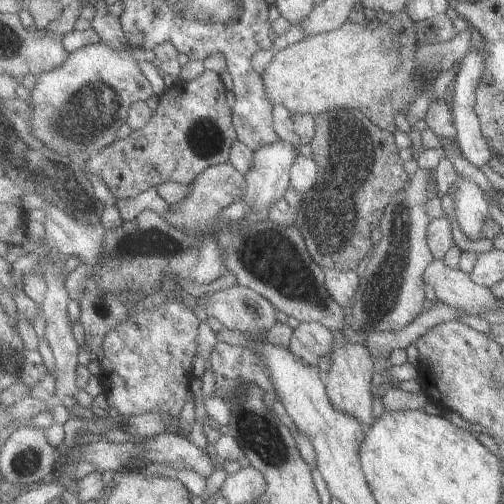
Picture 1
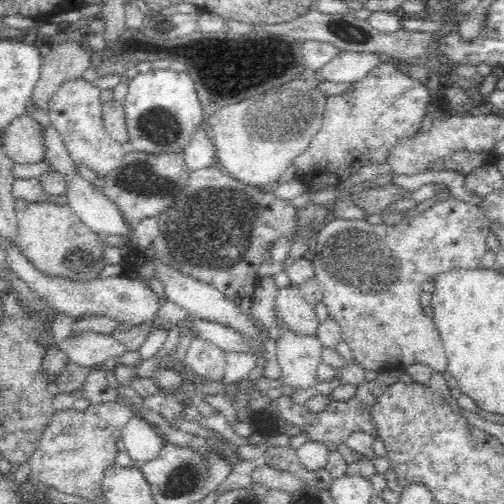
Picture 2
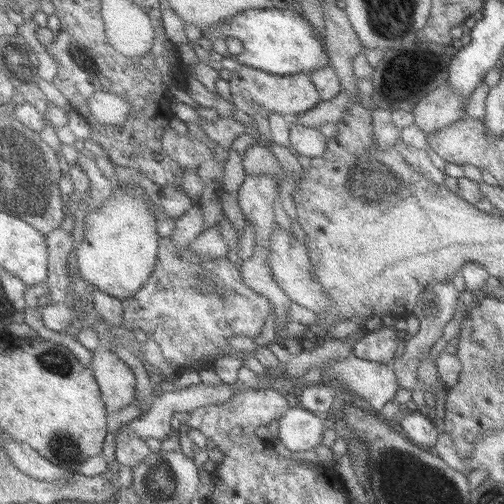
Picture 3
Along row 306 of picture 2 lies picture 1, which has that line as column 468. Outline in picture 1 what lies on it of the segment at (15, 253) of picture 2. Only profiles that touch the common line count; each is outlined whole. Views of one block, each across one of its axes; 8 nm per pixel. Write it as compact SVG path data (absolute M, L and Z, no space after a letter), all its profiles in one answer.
M471 50L463 62L461 62L461 68L457 72L457 76L453 78L453 88L455 88L455 98L453 98L453 112L455 112L455 124L457 124L457 142L463 150L463 154L475 164L475 166L485 166L489 164L491 156L493 156L493 150L491 150L491 144L487 142L485 134L483 134L483 126L481 126L481 120L479 120L479 114L475 112L475 104L477 104L477 86L483 78L483 72L485 72L485 56L483 56L483 50Z

